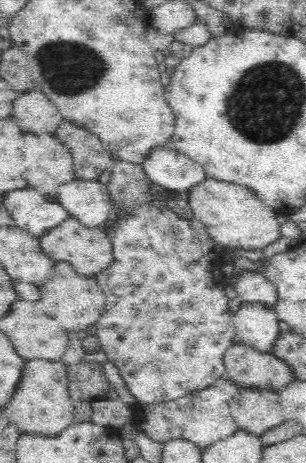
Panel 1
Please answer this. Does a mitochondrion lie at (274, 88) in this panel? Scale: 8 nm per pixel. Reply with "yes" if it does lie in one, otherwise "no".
yes

